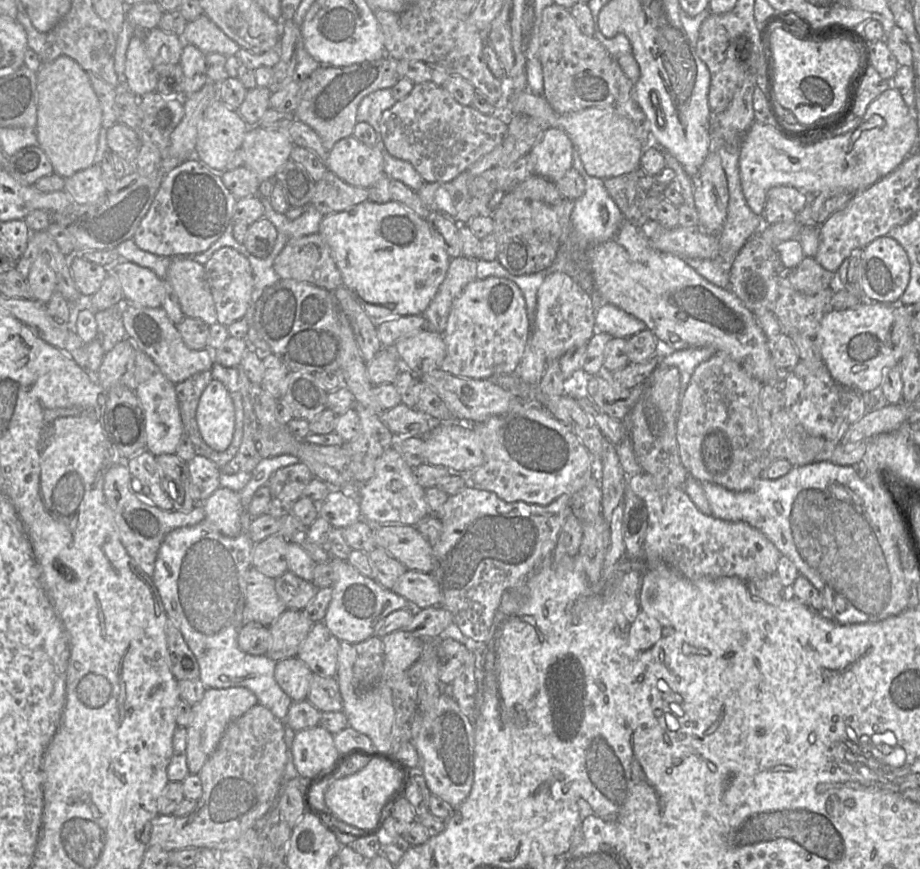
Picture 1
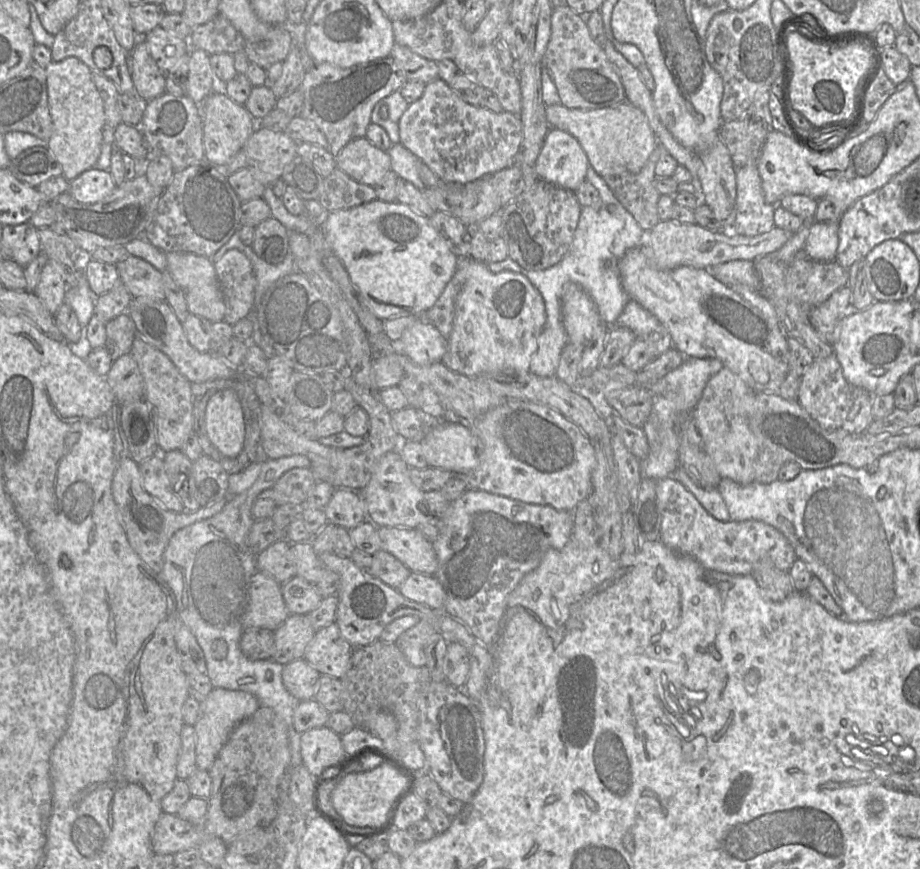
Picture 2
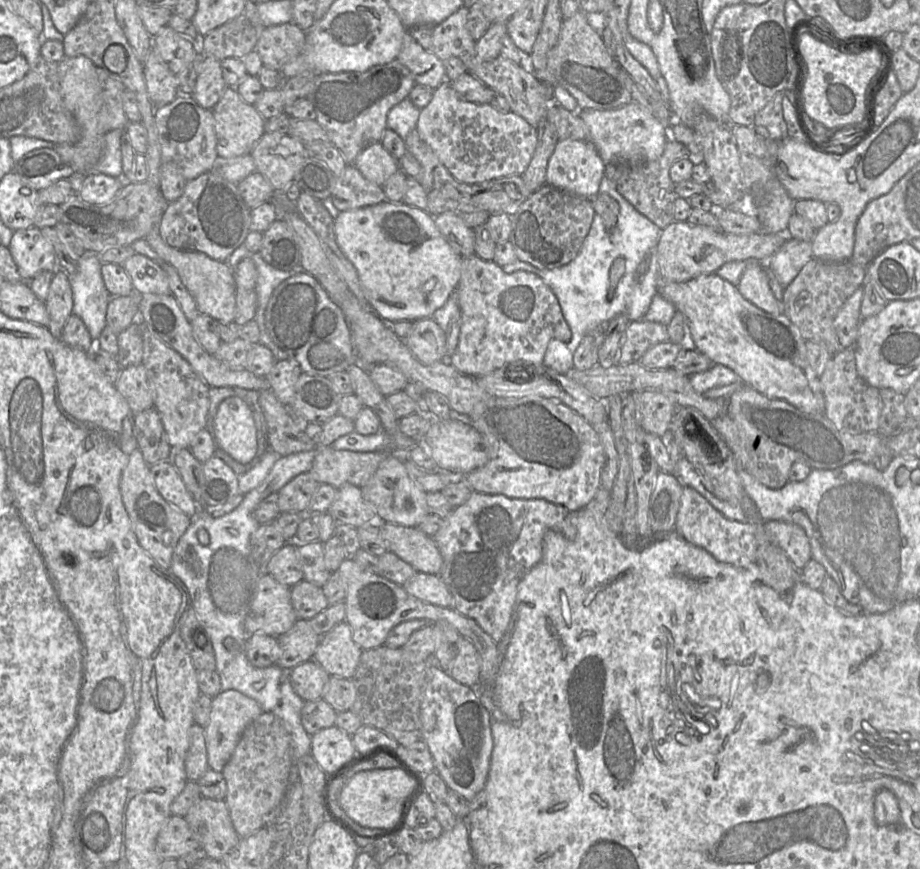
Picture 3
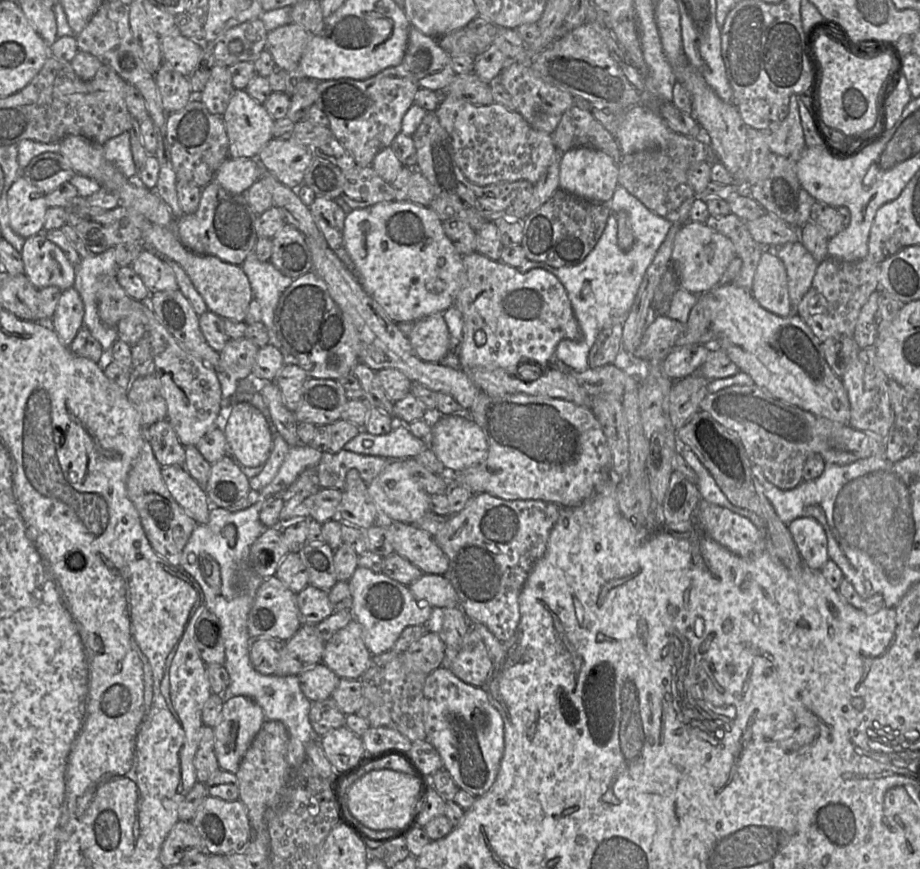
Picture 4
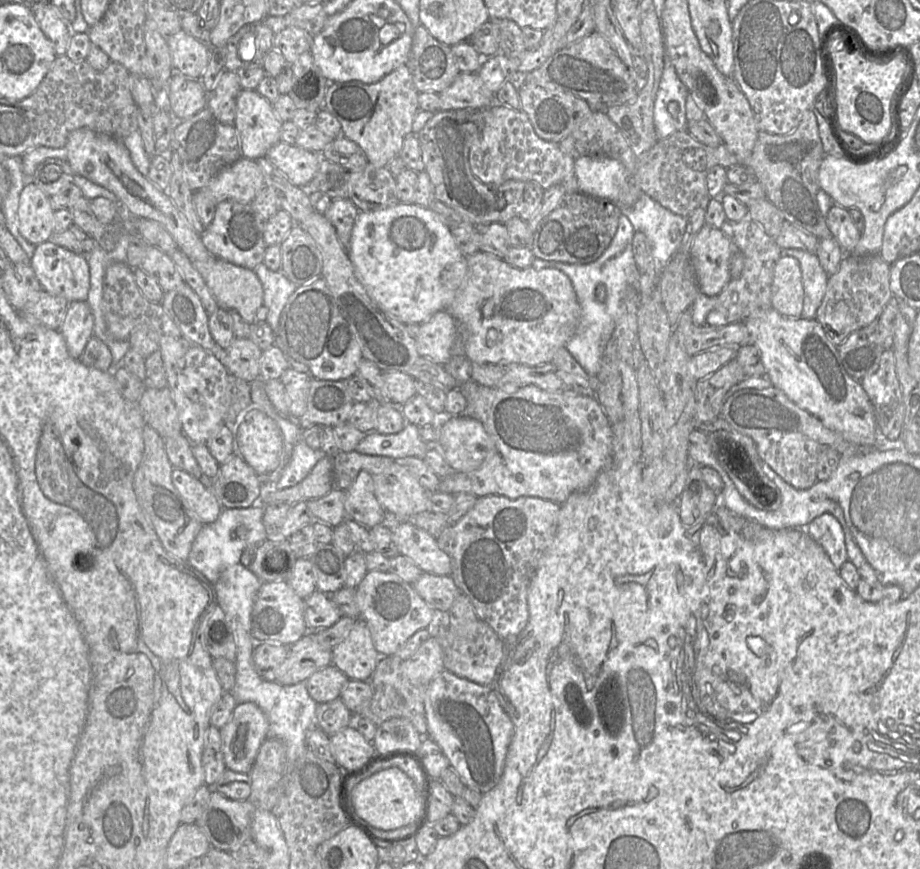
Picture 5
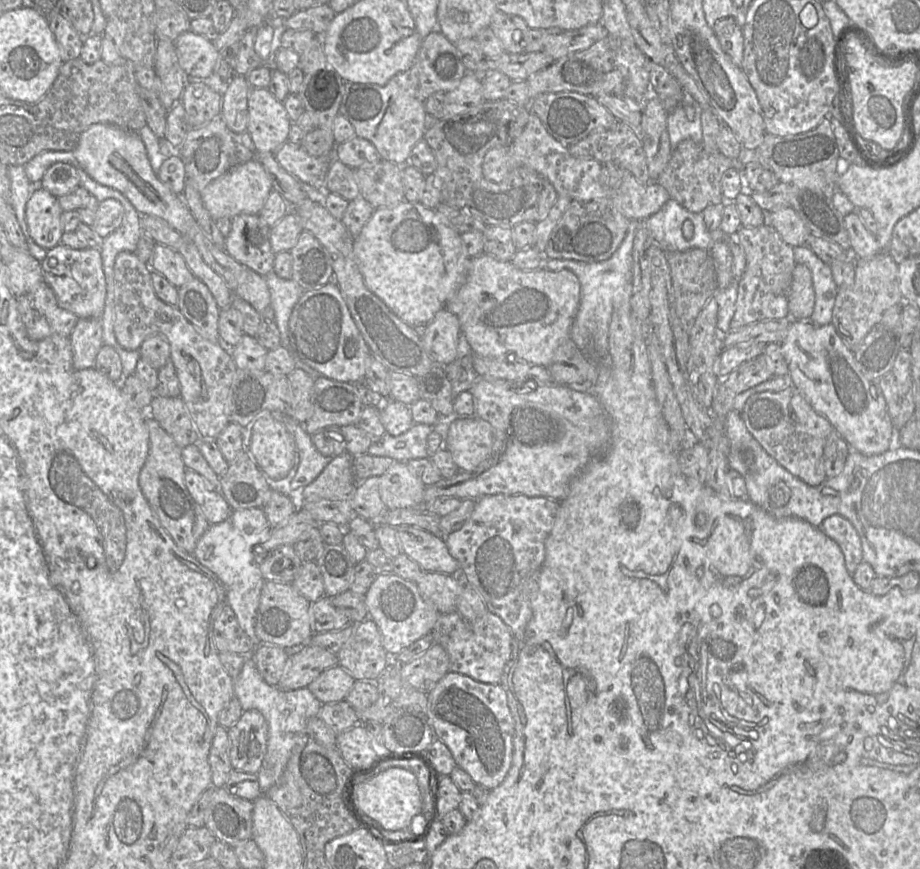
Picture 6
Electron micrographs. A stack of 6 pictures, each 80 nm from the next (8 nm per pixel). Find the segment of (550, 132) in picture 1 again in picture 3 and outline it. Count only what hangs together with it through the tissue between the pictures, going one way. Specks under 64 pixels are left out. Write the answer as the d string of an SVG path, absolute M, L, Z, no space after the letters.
M573 139L559 140L548 161L546 183L585 198L592 198L600 193L600 184L605 176L606 166L607 164L590 142Z

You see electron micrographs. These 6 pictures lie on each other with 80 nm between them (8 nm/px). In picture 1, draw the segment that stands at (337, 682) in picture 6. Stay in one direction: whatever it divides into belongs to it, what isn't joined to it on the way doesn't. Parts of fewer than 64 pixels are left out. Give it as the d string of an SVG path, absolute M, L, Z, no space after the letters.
M297 657L282 659L274 668L276 683L293 702L306 701L312 674Z

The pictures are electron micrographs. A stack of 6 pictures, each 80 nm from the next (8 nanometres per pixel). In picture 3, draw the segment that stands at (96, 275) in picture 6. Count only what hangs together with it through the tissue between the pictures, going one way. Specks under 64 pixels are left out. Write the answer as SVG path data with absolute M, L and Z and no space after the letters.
M35 226L13 231L8 248L23 281L29 282L41 272L60 270L52 244Z

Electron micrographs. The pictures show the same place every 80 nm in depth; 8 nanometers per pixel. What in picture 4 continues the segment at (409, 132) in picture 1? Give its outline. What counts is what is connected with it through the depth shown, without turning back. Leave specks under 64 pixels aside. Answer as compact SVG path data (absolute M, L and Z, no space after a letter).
M442 96L434 113L452 140L456 161L464 175L480 186L516 180L535 184L559 151L551 134L534 129L517 111L497 103L473 105Z

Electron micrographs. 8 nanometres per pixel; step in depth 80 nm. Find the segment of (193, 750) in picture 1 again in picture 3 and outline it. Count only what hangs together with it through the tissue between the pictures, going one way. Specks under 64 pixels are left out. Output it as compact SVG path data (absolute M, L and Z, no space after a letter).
M236 690L219 692L212 698L209 721L204 727L209 768L221 772L231 758L245 728L263 712L252 698Z

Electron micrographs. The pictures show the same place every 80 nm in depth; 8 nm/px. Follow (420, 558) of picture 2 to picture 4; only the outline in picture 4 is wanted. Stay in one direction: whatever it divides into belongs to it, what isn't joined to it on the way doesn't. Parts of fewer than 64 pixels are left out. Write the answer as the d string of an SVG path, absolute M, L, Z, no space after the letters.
M392 521L386 532L394 553L407 559L423 574L444 575L448 570L449 560L434 537L414 524Z

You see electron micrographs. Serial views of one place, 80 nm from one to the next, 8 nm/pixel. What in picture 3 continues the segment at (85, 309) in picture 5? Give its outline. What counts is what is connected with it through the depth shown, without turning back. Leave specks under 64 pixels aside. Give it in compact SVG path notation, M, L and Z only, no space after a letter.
M62 270L53 273L44 302L49 313L50 331L59 337L66 321L73 314L73 293L69 276Z

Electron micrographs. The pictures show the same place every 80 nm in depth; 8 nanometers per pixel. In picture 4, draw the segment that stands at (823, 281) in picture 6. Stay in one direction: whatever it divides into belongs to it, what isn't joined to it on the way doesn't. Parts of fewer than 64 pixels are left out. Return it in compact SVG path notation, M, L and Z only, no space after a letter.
M801 242L787 243L773 250L785 266L789 297L795 309L812 285L818 262Z

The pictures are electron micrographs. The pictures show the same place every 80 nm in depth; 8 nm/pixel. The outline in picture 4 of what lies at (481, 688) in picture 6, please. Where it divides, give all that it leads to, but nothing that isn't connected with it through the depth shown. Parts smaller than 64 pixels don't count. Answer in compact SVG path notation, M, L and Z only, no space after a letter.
M439 667L426 675L423 686L423 722L426 740L439 752L446 769L459 789L476 798L485 796L495 785L504 755L504 725L500 713L491 704L487 692L481 687L467 684L450 670Z

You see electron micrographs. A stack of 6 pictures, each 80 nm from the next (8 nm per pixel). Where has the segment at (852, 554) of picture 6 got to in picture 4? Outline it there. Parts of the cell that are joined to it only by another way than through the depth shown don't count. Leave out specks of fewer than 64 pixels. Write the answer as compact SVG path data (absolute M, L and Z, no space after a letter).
M798 518L791 521L787 528L805 566L820 570L830 561L826 531L817 520Z

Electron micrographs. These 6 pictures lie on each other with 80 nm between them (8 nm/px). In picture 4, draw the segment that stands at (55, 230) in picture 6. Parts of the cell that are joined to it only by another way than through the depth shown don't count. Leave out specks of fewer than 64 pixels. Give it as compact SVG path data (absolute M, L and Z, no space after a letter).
M19 176L8 189L7 207L12 230L23 238L44 232L48 209L45 195L38 187Z

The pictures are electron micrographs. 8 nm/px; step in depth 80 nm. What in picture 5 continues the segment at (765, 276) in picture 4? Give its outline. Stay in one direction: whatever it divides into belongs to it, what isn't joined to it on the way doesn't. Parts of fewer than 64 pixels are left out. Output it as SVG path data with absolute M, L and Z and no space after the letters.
M782 256L774 267L771 307L779 314L790 317L802 317L804 288L799 262L788 256Z

